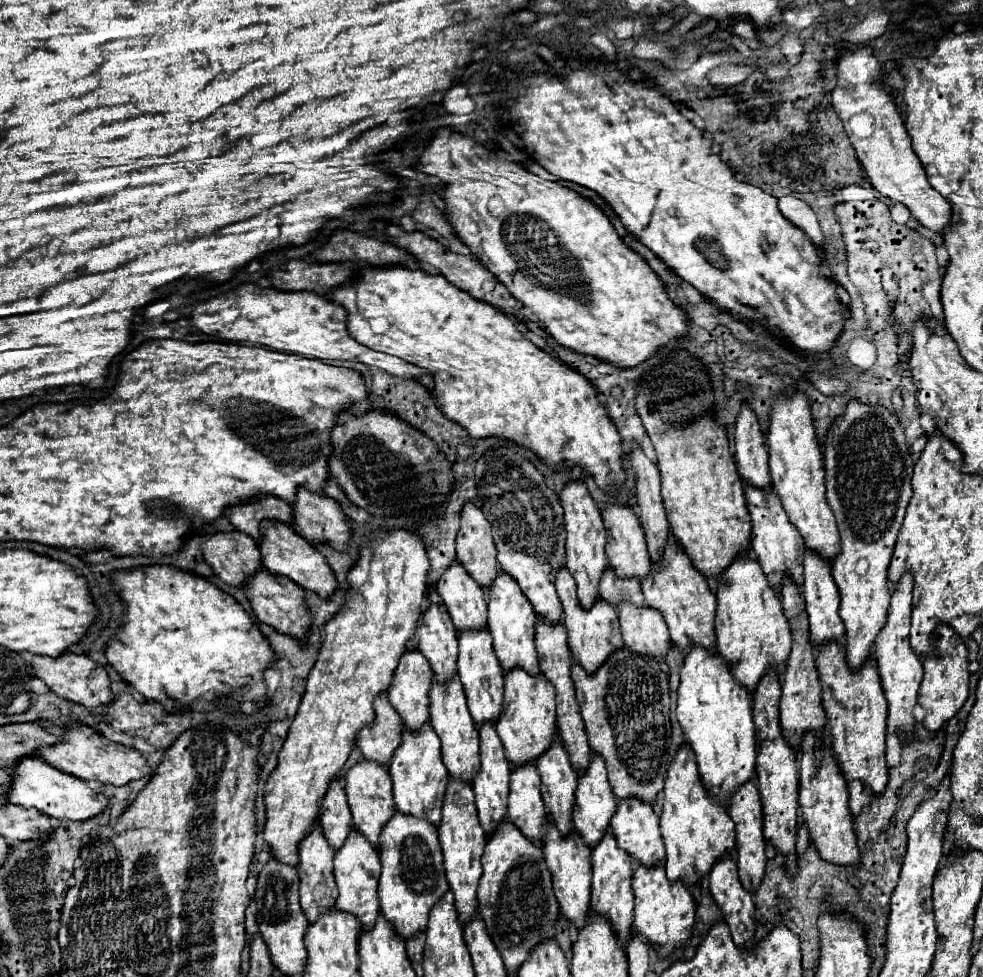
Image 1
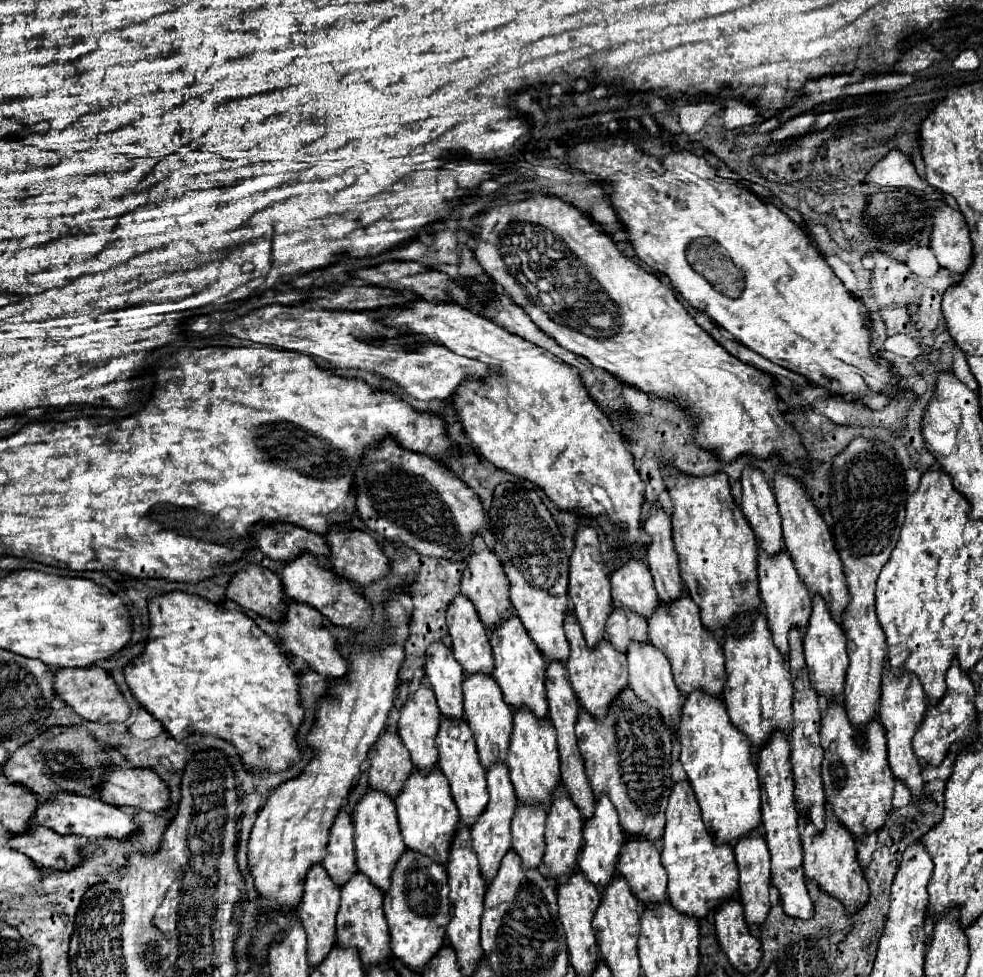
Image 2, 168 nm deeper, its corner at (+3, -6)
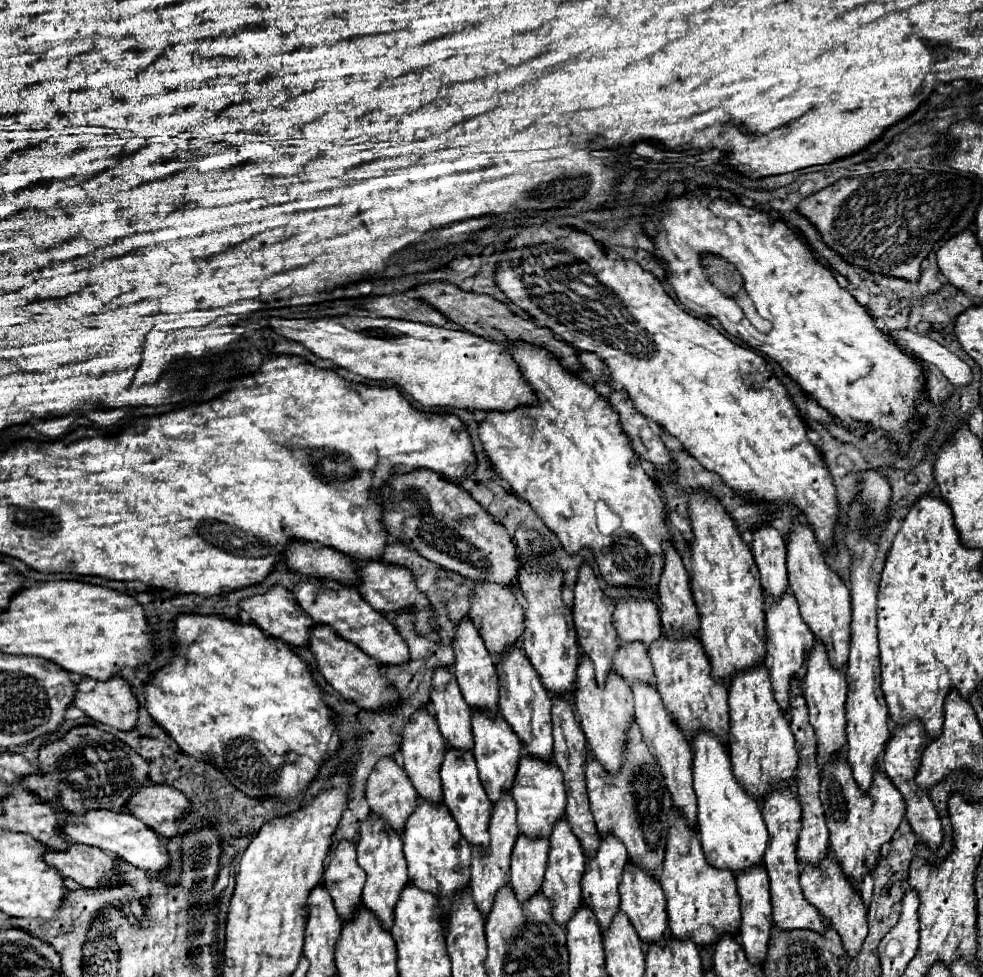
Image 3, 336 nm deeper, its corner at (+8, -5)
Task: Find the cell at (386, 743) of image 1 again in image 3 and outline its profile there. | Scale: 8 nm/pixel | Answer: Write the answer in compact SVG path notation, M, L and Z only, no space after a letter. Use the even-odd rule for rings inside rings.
M384 758L376 764L366 784L366 800L370 810L382 820L388 820L390 828L398 834L402 834L408 816L418 806L414 786L394 758Z

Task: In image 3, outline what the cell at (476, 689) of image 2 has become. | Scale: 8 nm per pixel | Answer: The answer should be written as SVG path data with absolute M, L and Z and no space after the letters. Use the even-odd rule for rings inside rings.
M472 710L472 732L474 732L474 758L478 764L478 772L480 772L480 780L482 786L490 798L492 804L496 804L500 800L500 796L504 792L510 792L514 778L516 778L516 770L518 770L518 762L522 756L522 742L520 738L514 734L512 728L508 728L508 724L496 716L490 718L486 714L482 714L480 710Z

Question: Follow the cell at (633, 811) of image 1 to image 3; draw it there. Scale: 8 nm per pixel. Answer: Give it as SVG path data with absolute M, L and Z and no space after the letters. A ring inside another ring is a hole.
M628 864L624 868L624 878L620 884L620 896L622 896L622 904L620 910L628 916L630 924L634 926L636 934L640 936L640 940L644 940L646 944L664 944L664 934L668 930L668 920L666 920L666 898L664 892L658 884L656 878L648 876L640 866L636 864Z

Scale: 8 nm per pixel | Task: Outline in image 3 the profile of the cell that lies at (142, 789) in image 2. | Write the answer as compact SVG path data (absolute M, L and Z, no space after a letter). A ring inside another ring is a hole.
M144 786L128 802L128 812L164 838L178 836L176 820L190 812L190 800L172 786Z

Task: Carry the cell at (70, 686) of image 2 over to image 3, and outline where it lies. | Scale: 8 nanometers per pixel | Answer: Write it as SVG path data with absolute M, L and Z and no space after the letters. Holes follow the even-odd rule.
M120 676L106 682L82 678L74 706L84 710L92 720L122 732L130 732L138 726L140 704L130 684Z

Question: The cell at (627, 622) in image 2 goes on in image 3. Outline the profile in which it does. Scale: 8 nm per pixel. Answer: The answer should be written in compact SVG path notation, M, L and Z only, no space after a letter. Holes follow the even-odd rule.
M644 644L620 646L614 656L614 672L622 676L630 686L636 682L654 684L654 668Z

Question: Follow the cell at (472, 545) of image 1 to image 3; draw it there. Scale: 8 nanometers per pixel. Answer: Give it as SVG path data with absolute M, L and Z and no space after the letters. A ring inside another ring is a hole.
M476 582L474 588L474 596L472 596L472 610L470 610L470 618L474 622L474 626L478 628L486 648L490 654L502 656L510 646L518 644L522 640L524 634L524 608L518 602L520 598L506 586L502 584L492 584L492 582Z

